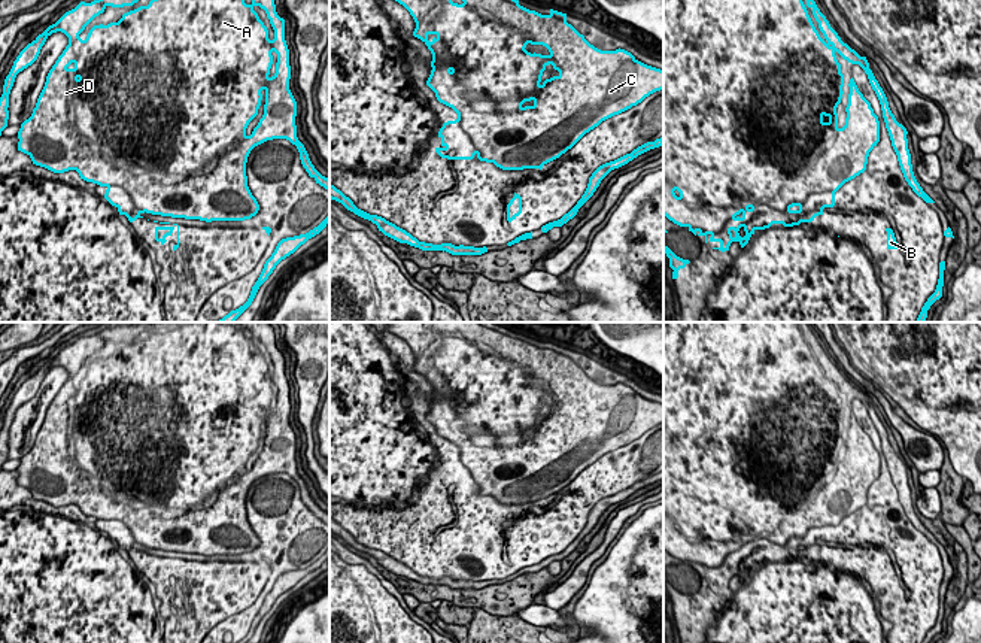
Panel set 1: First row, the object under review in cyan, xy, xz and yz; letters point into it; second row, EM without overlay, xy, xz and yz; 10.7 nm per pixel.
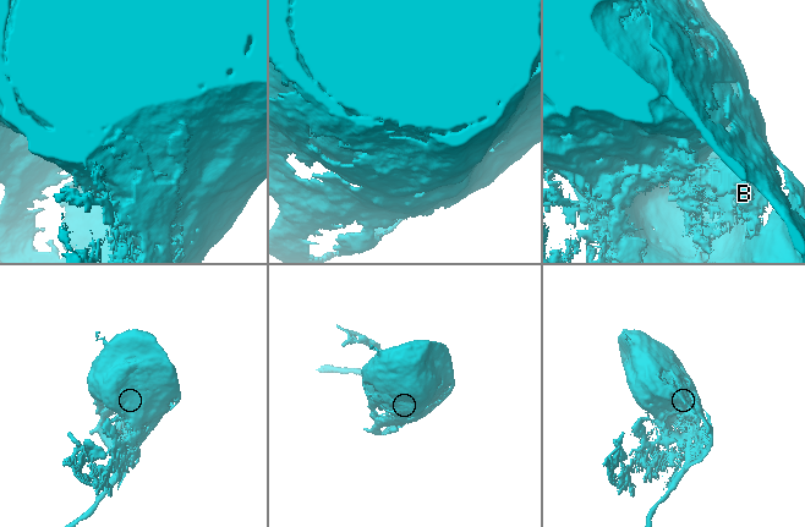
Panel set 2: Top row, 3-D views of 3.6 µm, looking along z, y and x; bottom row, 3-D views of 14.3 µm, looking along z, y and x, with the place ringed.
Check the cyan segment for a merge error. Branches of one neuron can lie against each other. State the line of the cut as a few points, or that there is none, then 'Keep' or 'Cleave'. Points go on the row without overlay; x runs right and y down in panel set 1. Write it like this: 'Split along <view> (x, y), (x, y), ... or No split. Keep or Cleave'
Split along yz (835, 524), (817, 525), (796, 548), (749, 536). Cleave

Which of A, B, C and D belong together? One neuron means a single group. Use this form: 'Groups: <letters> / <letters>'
Groups: A C D / B

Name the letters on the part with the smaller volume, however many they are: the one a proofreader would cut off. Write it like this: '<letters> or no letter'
B

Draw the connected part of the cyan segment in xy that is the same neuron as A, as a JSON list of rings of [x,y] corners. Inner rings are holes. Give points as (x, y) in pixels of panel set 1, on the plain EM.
[[[140,322],[140,324],[155,324],[157,331],[149,336],[148,340],[140,340],[122,349],[118,357],[110,357],[107,360],[94,360],[86,373],[82,374],[79,368],[85,361],[100,348],[104,346],[107,340],[124,342],[133,340],[139,336],[139,327],[131,325],[112,325],[106,327],[101,333],[91,337],[81,336],[75,343],[66,346],[55,358],[49,360],[42,368],[39,368],[31,377],[28,377],[13,395],[9,409],[4,413],[3,428],[0,431],[0,470],[7,461],[9,454],[9,428],[13,421],[15,412],[19,406],[31,400],[39,388],[46,373],[57,366],[64,367],[69,371],[69,379],[58,391],[52,403],[46,410],[45,421],[37,433],[36,442],[28,454],[21,458],[18,465],[18,485],[27,488],[33,498],[45,501],[54,507],[64,507],[69,504],[76,504],[83,515],[106,521],[104,533],[115,542],[121,539],[128,539],[131,534],[134,540],[146,548],[185,552],[185,553],[200,553],[206,556],[212,555],[242,555],[255,551],[259,545],[256,533],[252,530],[247,521],[246,497],[250,485],[273,473],[286,473],[297,480],[300,486],[300,494],[310,512],[316,515],[321,521],[329,525],[329,513],[322,510],[312,498],[304,479],[297,471],[297,436],[289,424],[291,400],[289,400],[289,383],[285,374],[285,354],[276,346],[274,330],[268,322],[240,322],[240,328],[230,325],[228,322]],[[259,340],[265,345],[267,352],[274,364],[274,373],[268,373],[268,364],[259,354],[258,348],[253,345]],[[261,434],[265,434],[264,449],[258,459],[253,462],[252,468],[246,468],[249,457],[258,449]]]

